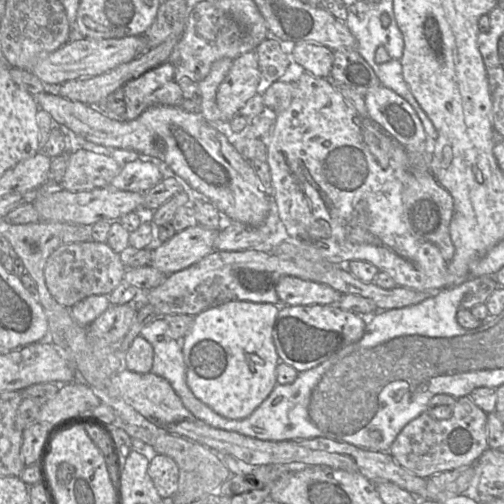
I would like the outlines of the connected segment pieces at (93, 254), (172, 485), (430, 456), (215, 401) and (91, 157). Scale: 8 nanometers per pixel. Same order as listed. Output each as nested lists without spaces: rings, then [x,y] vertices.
[[[85,241],[58,247],[48,257],[44,269],[47,288],[53,298],[70,309],[77,302],[91,295],[109,295],[123,283],[126,266],[120,255],[105,242]]]
[[[157,454],[149,464],[149,475],[164,500],[170,500],[178,488],[179,468],[169,456]]]
[[[469,396],[457,399],[453,414],[448,419],[435,419],[428,412],[409,422],[394,440],[389,453],[405,469],[421,478],[429,478],[435,474],[474,465],[481,455],[489,448],[488,414],[479,408]]]
[[[234,300],[211,307],[194,317],[193,325],[186,336],[183,338],[183,356],[186,366],[187,384],[193,394],[204,404],[209,406],[219,415],[231,419],[242,420],[250,416],[270,395],[277,383],[276,368],[280,363],[275,344],[272,338],[273,327],[281,305],[270,303],[256,303],[250,301]]]
[[[84,149],[71,150],[60,188],[79,192],[110,186],[121,167],[122,165],[111,155]]]

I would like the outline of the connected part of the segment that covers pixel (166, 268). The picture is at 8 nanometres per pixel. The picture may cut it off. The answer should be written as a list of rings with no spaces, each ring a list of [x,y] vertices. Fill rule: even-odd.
[[[202,226],[186,228],[166,242],[155,242],[150,266],[166,275],[184,270],[215,251],[214,241],[219,230]]]

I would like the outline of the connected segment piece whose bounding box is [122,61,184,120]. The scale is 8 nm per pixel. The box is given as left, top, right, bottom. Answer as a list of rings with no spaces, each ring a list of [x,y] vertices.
[[[166,61],[128,81],[123,87],[126,120],[134,120],[155,105],[180,106],[182,90],[174,79],[175,66]]]

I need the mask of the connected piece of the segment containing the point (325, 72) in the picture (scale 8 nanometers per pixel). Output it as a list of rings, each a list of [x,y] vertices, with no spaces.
[[[299,42],[289,47],[289,56],[305,72],[315,77],[330,78],[333,50],[312,42]]]

